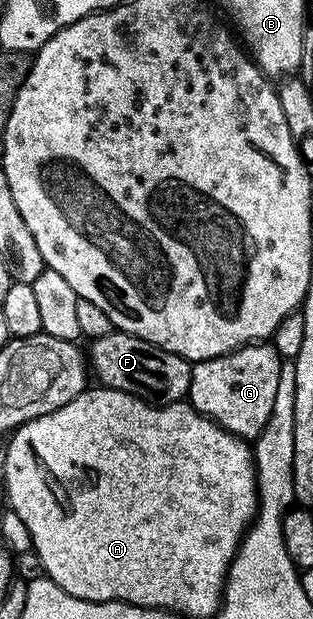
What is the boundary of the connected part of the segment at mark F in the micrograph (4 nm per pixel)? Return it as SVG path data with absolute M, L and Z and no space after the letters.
M116 330L88 346L87 363L100 387L114 388L158 406L176 404L188 397L193 364L179 354L171 354L171 350L163 350L143 338Z

